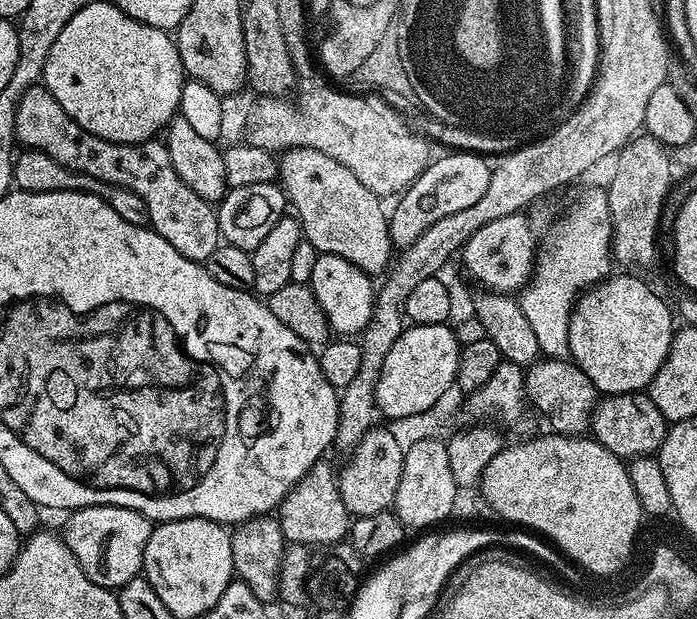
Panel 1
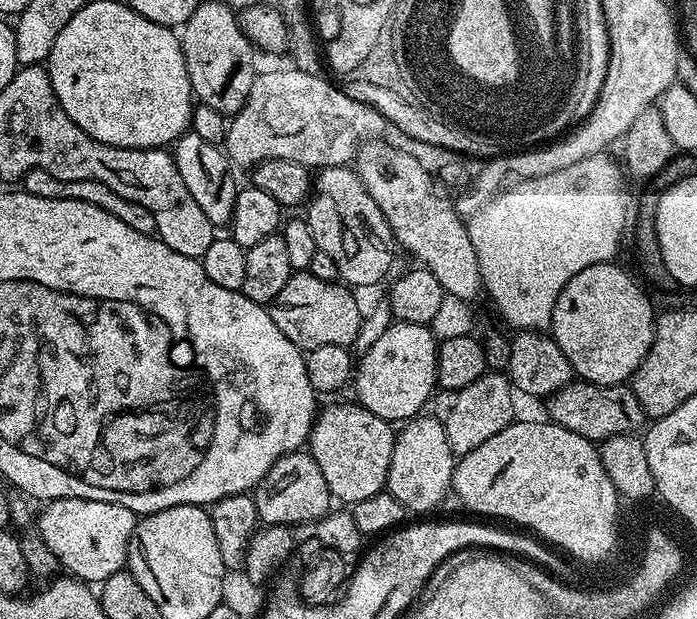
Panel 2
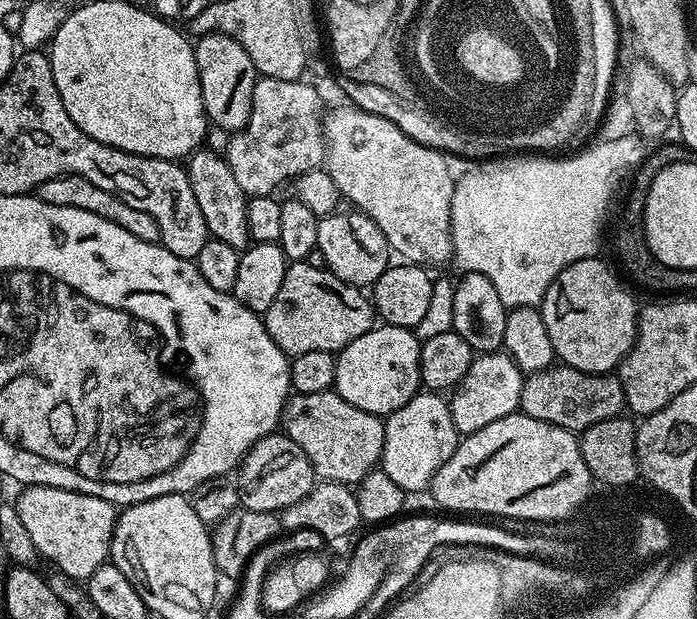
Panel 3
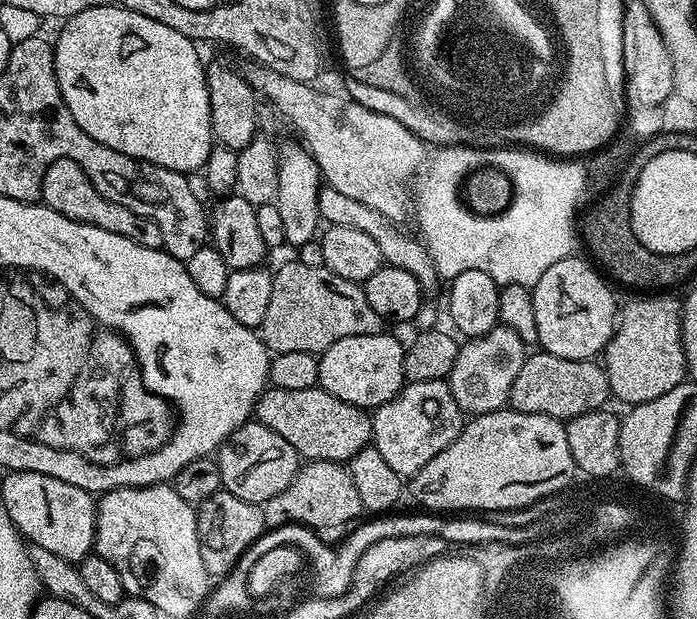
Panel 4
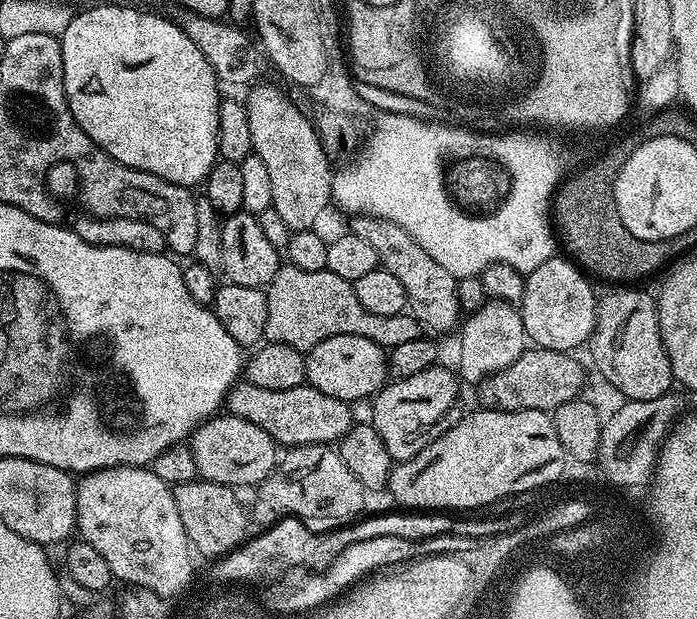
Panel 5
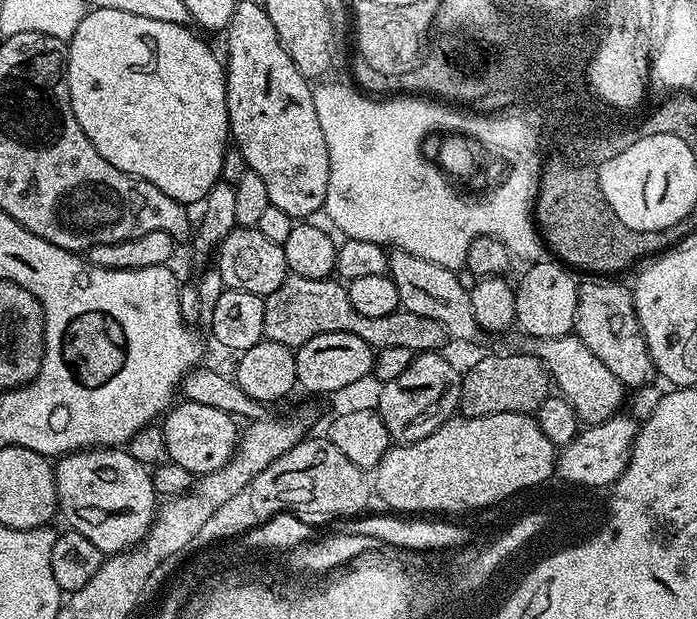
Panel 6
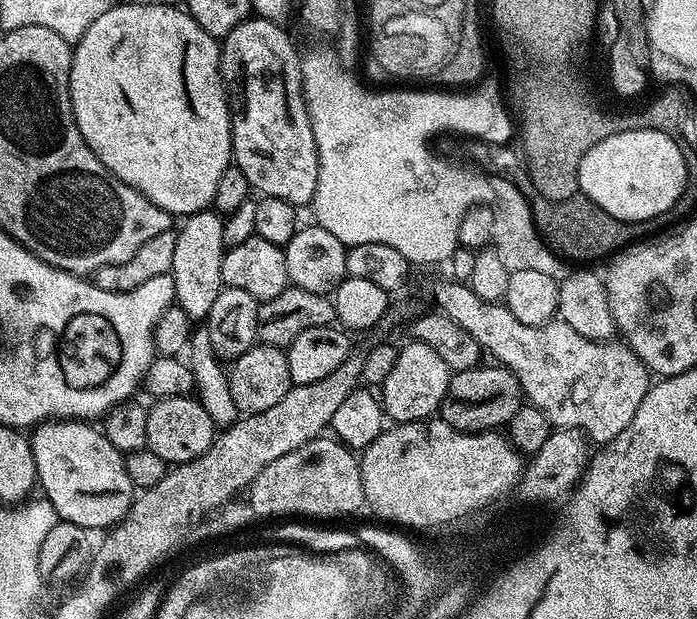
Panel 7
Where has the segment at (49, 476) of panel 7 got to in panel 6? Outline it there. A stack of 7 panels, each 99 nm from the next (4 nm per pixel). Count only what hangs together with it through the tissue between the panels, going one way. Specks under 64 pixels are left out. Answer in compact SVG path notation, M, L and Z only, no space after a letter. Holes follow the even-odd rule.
M123 447L119 448L85 448L82 452L69 452L59 457L54 464L56 470L56 502L59 515L69 529L94 542L98 550L105 554L127 552L135 549L148 527L156 517L158 495L155 490L153 473L149 465L138 462Z

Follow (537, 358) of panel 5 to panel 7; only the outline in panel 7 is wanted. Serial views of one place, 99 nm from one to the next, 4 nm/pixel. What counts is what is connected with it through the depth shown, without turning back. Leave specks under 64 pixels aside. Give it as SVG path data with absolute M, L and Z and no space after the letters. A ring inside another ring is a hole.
M488 362L488 365L452 372L446 396L440 403L439 419L454 430L463 432L488 432L503 429L518 414L522 403L520 383L510 369Z

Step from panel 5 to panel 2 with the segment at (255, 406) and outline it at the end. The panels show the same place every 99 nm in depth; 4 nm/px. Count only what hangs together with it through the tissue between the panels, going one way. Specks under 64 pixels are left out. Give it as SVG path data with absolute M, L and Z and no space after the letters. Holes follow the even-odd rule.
M358 402L351 403L321 407L306 445L314 462L322 466L326 486L344 506L366 502L366 498L374 498L374 494L385 491L396 441L396 432L389 421L378 418L378 414L370 414L370 410Z

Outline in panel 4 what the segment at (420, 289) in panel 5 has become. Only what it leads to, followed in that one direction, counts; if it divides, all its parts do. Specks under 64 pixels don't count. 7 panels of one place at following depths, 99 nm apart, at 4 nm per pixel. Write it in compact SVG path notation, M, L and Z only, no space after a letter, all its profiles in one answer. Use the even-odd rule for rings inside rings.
M327 186L321 187L318 194L318 210L320 219L325 225L354 226L354 230L362 230L362 234L370 234L370 238L374 238L374 242L378 246L381 261L390 268L410 270L410 274L414 274L414 278L418 278L421 288L431 290L438 283L436 267L423 239L417 238L415 235L413 235L414 237L407 236L403 232L405 230L403 227L393 224L382 214L378 214L378 210L373 210L371 206L362 206L362 202L357 202L355 198L346 198L346 194Z

